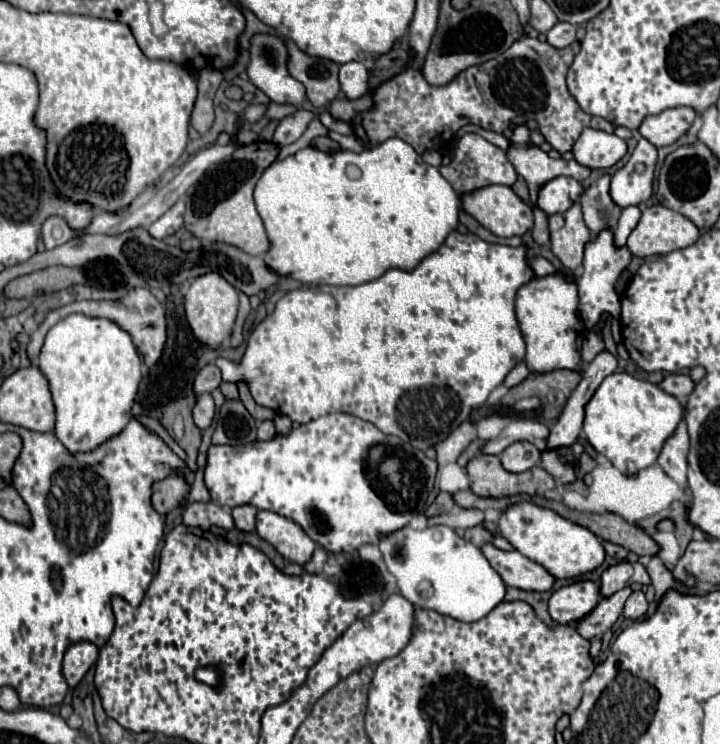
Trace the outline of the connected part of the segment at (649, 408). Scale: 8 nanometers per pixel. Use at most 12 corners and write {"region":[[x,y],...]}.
{"region":[[611,373],[583,433],[623,475],[655,465],[685,405]]}

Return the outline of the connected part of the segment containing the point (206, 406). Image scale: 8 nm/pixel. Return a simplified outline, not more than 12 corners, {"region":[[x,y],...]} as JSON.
{"region":[[209,393],[197,397],[193,419],[199,429],[207,429],[215,415]]}

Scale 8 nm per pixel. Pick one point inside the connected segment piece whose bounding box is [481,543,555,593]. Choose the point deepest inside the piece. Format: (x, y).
(517, 571)

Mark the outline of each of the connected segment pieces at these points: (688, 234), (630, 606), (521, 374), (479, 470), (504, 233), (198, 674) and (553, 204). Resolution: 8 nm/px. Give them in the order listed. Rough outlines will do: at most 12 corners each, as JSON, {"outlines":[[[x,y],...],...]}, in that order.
{"outlines":[[[643,209],[627,241],[635,257],[665,255],[699,239],[685,215]],[[633,591],[625,603],[627,619],[641,619],[649,609],[643,591]],[[519,363],[503,381],[507,389],[527,379],[529,369]],[[495,455],[467,463],[471,491],[509,497],[537,491],[535,471],[513,475]],[[507,185],[461,201],[499,237],[521,237],[533,209]],[[199,667],[195,679],[219,687],[223,681],[221,669]],[[557,177],[541,187],[537,203],[547,215],[565,213],[585,189]]]}

